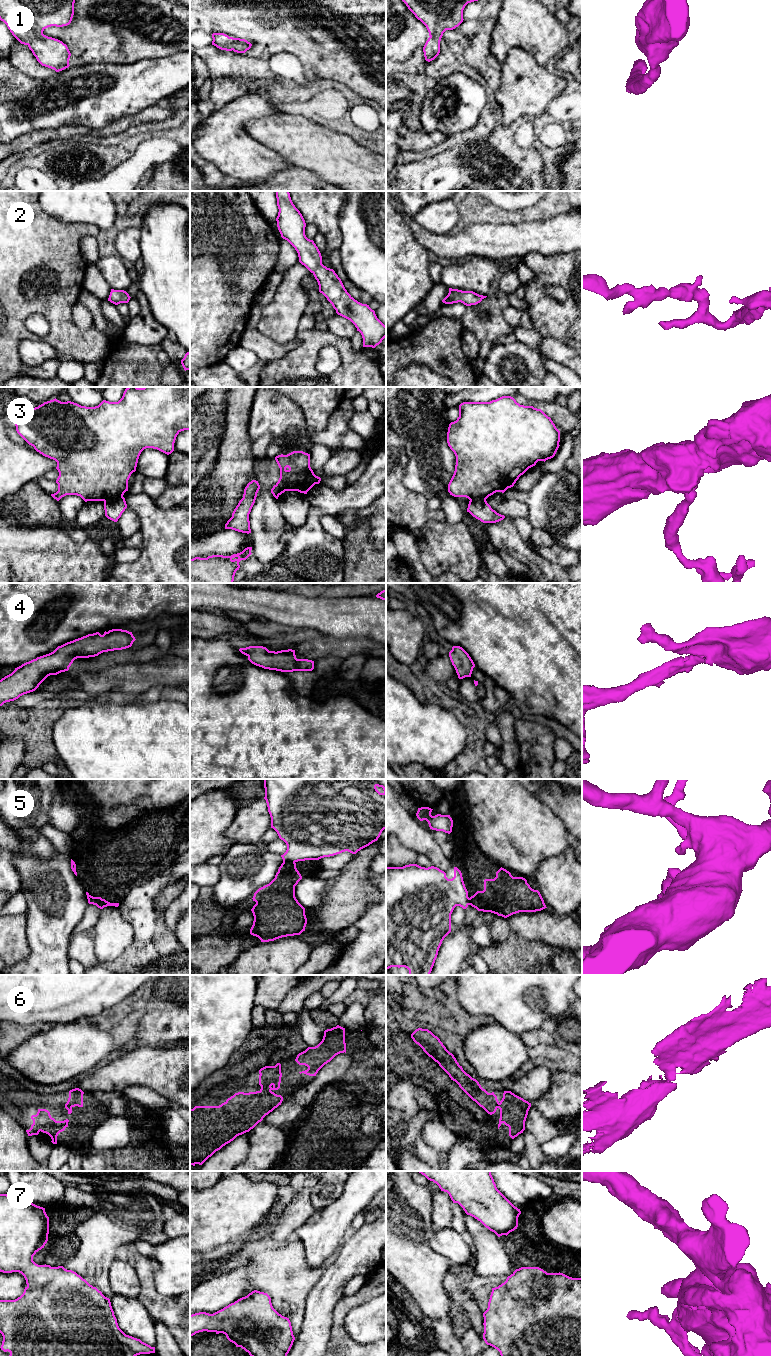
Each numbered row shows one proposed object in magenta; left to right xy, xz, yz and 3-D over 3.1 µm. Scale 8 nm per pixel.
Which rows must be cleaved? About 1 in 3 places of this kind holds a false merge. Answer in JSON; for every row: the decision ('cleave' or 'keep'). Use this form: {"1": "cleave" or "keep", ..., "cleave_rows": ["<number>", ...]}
{"1": "keep", "2": "keep", "3": "cleave", "4": "keep", "5": "cleave", "6": "keep", "7": "keep", "cleave_rows": ["3", "5"]}

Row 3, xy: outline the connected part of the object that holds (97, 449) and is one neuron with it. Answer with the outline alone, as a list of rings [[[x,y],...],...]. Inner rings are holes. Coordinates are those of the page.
[[[127,387],[122,398],[118,402],[109,402],[103,400],[98,406],[86,407],[77,403],[67,401],[61,402],[56,398],[35,407],[26,409],[25,414],[15,420],[17,433],[34,449],[45,457],[57,462],[56,469],[59,476],[56,480],[58,491],[51,496],[59,501],[66,495],[80,496],[85,502],[87,501],[108,501],[123,496],[128,491],[128,480],[133,472],[136,471],[137,463],[141,452],[146,448],[157,449],[167,455],[174,451],[174,443],[177,435],[184,430],[190,430],[190,387]]]

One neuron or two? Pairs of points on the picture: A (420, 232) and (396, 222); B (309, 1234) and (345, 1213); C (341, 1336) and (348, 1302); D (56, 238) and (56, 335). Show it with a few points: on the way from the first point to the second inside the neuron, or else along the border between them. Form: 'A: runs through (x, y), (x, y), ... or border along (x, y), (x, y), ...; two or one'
A: border along (401, 213), (406, 219), (413, 236), (424, 247); two
B: runs through (318, 1233), (321, 1233), (336, 1218); one
C: runs through (339, 1328), (339, 1312), (341, 1310); one
D: runs through (56, 262), (63, 287), (59, 311); one

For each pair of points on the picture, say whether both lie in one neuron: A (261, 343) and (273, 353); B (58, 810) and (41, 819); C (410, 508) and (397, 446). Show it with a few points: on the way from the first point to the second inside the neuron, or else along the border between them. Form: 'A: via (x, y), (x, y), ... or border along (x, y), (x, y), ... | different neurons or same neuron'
A: via (264, 346), (270, 351) | same neuron
B: border along (54, 792), (48, 814), (51, 824) | different neurons
C: via (396, 493), (396, 461) | same neuron

